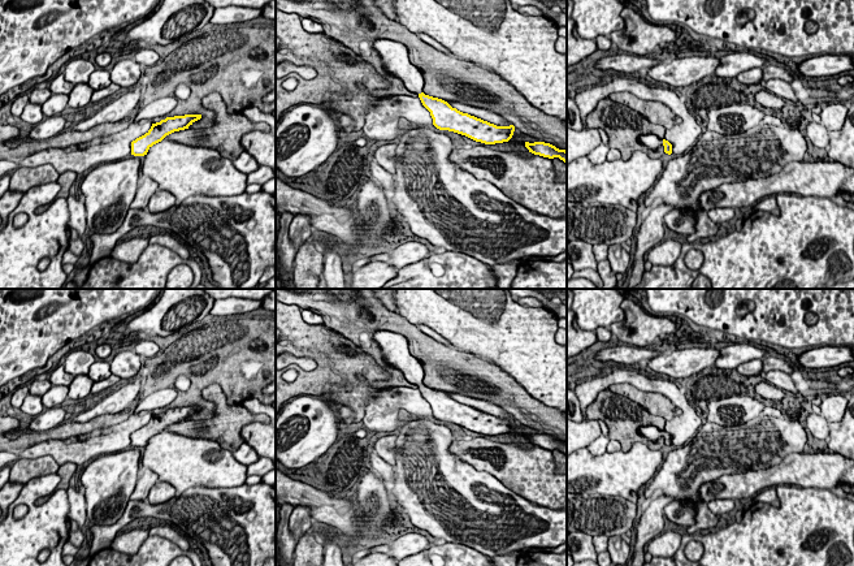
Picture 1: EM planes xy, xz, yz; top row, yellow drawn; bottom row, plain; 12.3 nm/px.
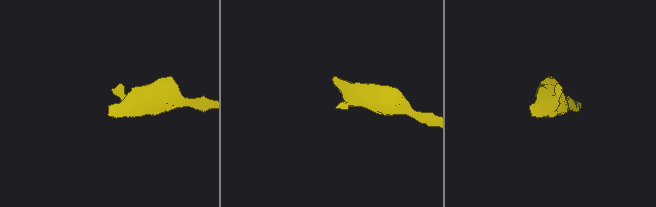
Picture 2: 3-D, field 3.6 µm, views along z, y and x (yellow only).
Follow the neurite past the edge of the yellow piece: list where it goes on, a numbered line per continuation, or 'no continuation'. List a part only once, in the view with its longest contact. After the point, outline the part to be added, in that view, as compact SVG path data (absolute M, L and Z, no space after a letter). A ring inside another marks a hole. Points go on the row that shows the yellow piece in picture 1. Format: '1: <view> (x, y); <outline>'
1: yz (653, 142); M642 135L640 137L640 142L653 151L655 151L659 146L663 146L663 141L659 139L656 135Z

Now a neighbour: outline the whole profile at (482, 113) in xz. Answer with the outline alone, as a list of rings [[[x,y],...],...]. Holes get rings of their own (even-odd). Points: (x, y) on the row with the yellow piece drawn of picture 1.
[[[445,100],[445,101],[447,101],[452,108],[456,108],[458,111],[460,111],[463,113],[468,113],[471,116],[474,116],[477,118],[494,124],[497,126],[510,126],[511,125],[503,116],[500,116],[499,113],[495,113],[493,111],[458,103],[458,101],[450,101],[450,100]]]

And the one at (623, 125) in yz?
[[[610,98],[599,100],[585,122],[588,129],[603,129],[608,137],[607,146],[619,150],[624,161],[628,161],[636,151],[642,151],[651,159],[660,159],[666,154],[664,146],[653,151],[640,142],[642,135],[656,135],[663,141],[666,129]]]

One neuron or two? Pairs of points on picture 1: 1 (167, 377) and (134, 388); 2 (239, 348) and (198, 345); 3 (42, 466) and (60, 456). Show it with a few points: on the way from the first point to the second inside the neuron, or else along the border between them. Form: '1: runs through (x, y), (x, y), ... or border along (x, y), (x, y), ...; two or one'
1: border along (143, 380), (139, 394), (122, 409); two
2: runs through (229, 346), (208, 346); one
3: border along (22, 458), (50, 456), (59, 466); two

